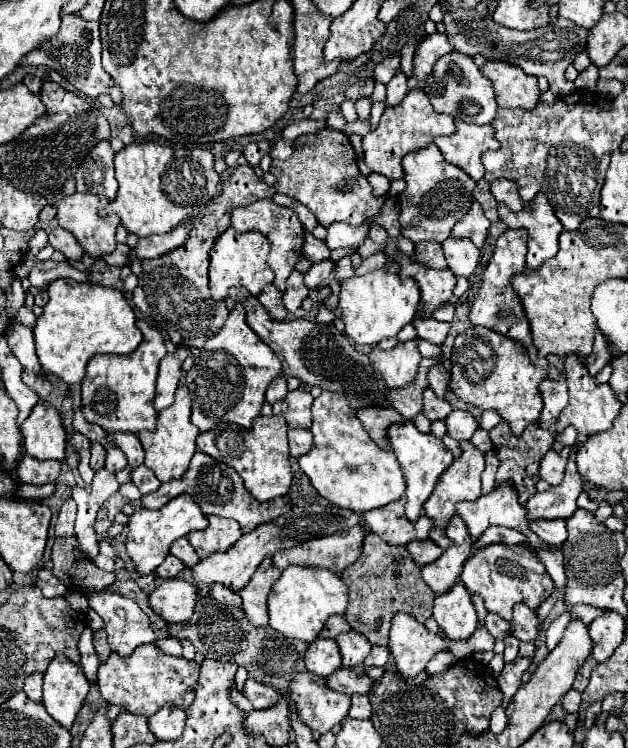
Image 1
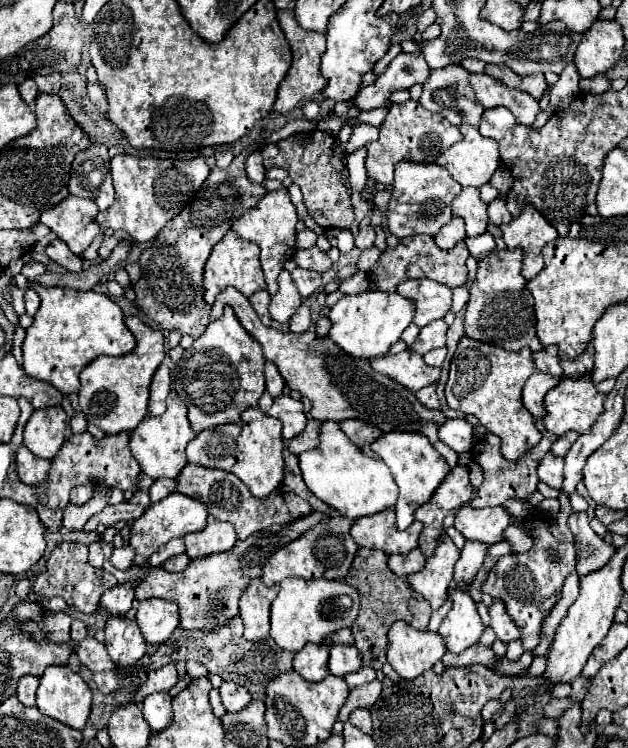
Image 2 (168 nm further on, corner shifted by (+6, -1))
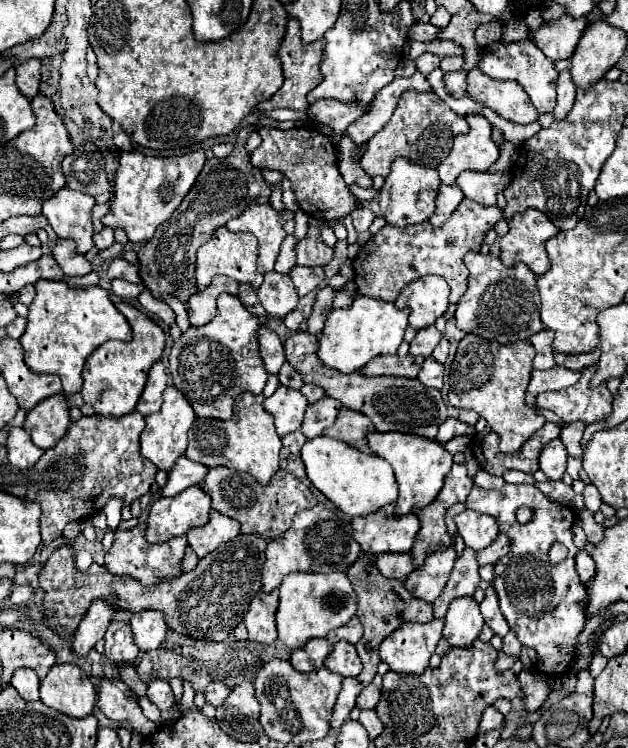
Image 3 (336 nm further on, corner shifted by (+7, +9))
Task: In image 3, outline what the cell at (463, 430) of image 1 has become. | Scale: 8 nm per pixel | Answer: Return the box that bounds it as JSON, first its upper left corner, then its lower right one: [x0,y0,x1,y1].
[436,418,468,442]

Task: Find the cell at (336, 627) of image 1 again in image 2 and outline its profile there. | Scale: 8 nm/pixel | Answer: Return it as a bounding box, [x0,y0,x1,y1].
[325,628,355,644]

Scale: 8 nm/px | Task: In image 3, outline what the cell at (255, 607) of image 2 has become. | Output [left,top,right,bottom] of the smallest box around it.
[244,590,278,644]

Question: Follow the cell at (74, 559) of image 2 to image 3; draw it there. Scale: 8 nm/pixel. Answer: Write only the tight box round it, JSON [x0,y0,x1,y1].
[38,534,268,642]

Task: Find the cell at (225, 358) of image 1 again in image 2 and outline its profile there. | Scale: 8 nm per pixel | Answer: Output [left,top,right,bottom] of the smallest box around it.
[171,306,265,432]

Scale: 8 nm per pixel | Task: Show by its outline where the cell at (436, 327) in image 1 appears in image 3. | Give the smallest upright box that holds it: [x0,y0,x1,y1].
[410,326,442,358]

